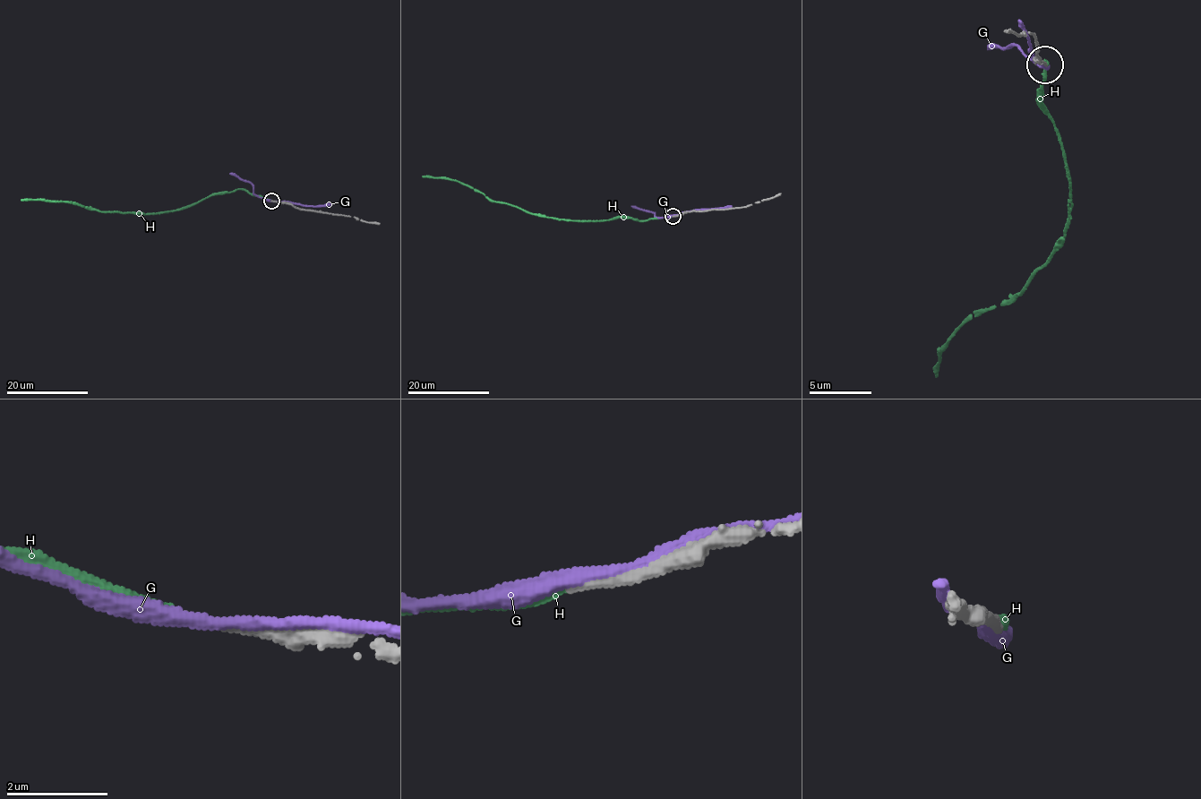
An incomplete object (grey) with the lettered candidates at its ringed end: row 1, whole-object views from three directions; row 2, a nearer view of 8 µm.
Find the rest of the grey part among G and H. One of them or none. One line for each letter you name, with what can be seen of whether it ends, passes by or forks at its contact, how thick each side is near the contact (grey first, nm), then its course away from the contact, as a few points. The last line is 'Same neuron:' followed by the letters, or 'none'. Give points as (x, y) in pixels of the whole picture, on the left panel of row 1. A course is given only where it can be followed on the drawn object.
H: It ends there. Thickness 200 nm (grey) against 170 nm. Its course: (271, 200), (236, 189), (214, 193), (182, 208), (143, 214), (91, 210), (81, 205), (55, 201), (21, 200)
Same neuron: H

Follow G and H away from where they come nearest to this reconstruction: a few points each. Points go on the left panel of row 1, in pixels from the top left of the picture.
G: (278, 201), (257, 196), (251, 183), (230, 173)
H: (271, 200), (236, 189), (214, 193), (182, 208), (143, 214), (91, 210), (81, 205), (55, 201), (21, 200)

